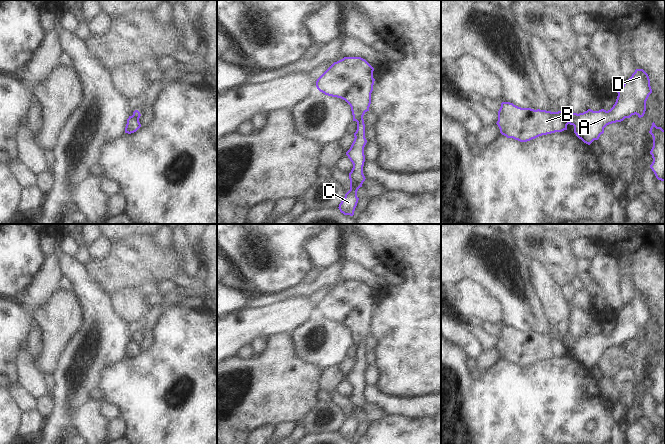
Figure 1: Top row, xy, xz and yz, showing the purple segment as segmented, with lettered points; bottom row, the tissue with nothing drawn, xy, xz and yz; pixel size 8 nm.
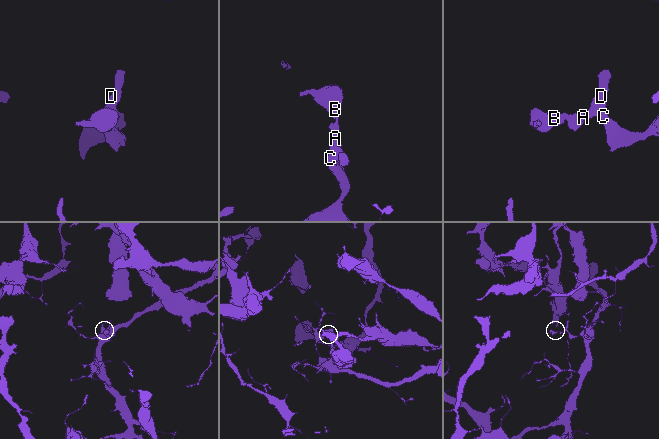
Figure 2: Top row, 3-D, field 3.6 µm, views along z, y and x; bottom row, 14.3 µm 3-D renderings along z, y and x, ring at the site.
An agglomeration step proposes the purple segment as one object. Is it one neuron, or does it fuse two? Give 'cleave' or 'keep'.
cleave

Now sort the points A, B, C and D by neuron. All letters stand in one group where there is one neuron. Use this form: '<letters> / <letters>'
A C D / B

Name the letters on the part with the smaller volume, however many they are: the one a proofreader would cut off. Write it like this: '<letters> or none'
B

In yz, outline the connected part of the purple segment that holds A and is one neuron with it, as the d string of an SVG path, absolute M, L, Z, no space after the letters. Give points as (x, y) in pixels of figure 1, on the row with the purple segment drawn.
M636 69L632 76L624 81L617 93L616 102L608 111L588 109L577 114L567 109L558 111L558 115L567 125L574 126L574 133L579 139L590 145L599 139L607 125L621 122L635 114L639 118L644 116L646 101L652 93L648 74L643 69Z

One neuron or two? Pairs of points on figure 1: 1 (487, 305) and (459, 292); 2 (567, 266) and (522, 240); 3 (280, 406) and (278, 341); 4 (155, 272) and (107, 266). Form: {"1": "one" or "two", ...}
{"1": "one", "2": "one", "3": "one", "4": "one"}

